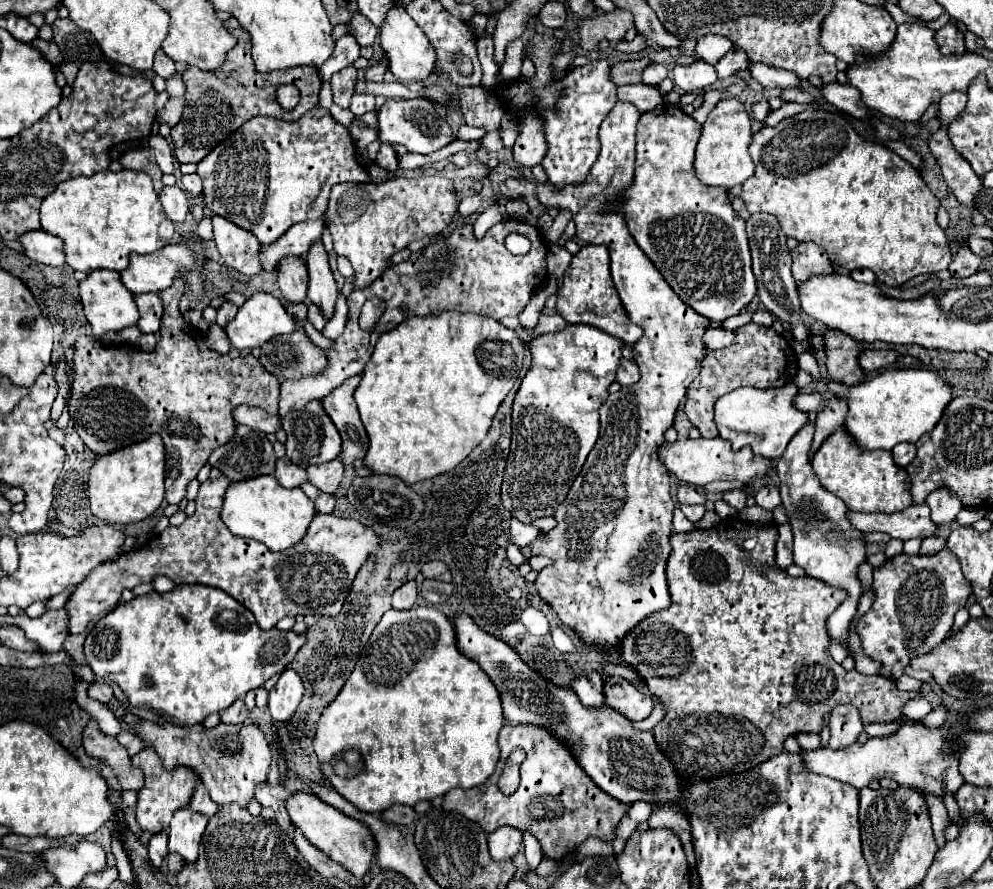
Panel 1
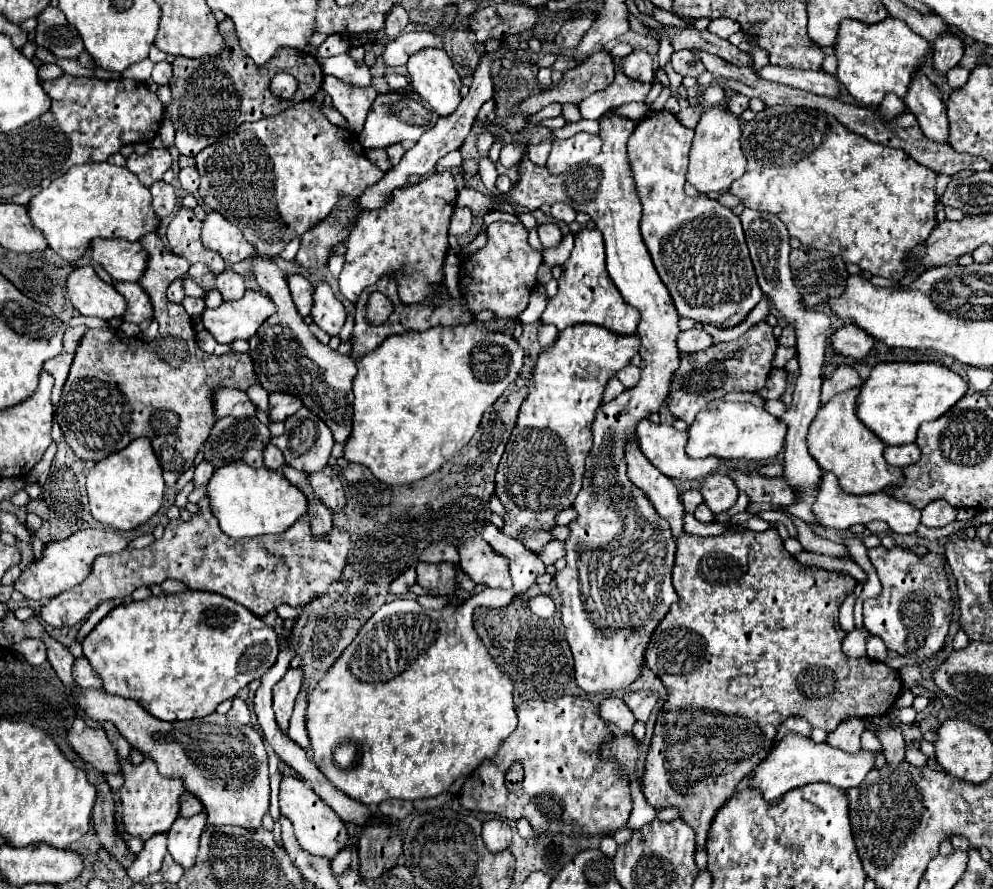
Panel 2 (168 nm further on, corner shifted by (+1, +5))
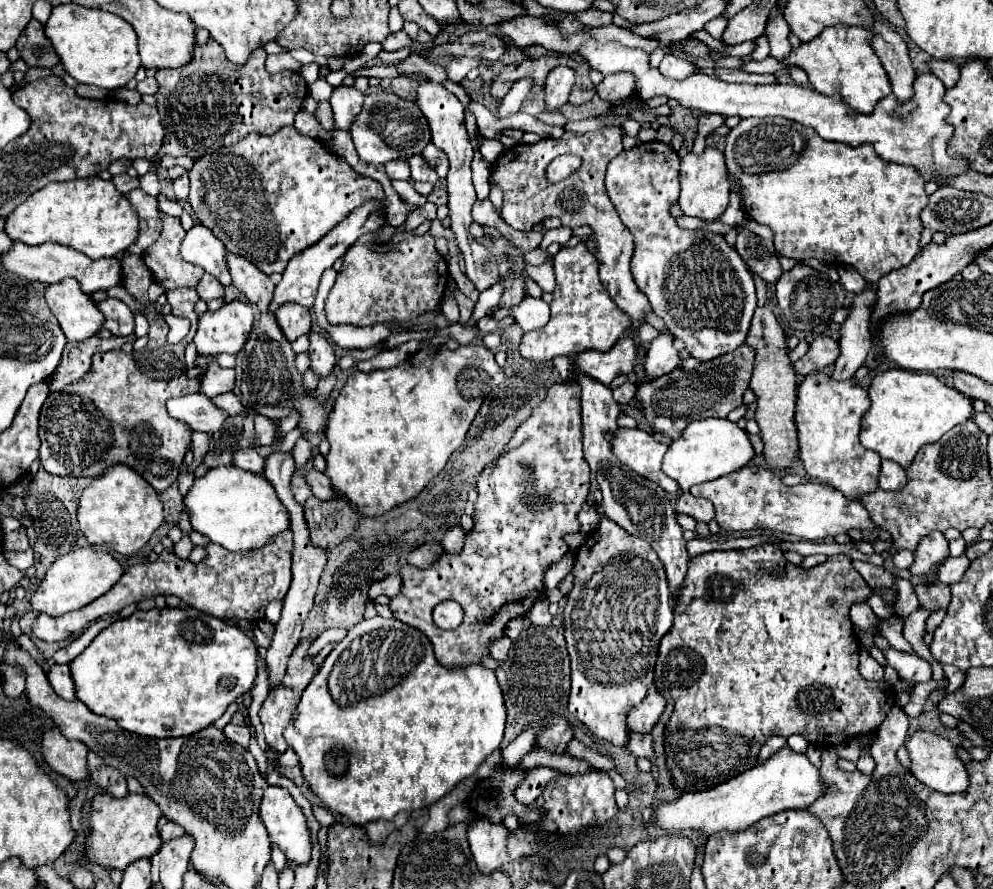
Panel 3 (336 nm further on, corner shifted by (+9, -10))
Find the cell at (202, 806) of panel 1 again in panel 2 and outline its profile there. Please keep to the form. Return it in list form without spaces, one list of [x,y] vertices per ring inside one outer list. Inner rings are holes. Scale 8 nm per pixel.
[[[182,793],[182,805],[180,805],[180,813],[182,813],[182,817],[192,817],[192,815],[196,815],[196,813],[200,813],[200,811],[204,811],[202,809],[202,803],[192,795],[192,793]]]

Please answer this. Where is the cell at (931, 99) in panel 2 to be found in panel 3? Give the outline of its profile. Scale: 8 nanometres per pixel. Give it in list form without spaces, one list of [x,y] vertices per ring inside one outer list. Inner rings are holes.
[[[874,18],[874,24],[870,30],[872,30],[872,40],[870,40],[872,50],[880,58],[890,78],[892,92],[896,94],[900,102],[908,102],[914,94],[912,84],[914,84],[916,74],[910,64],[910,56],[908,56],[904,38],[898,32],[894,32],[888,22],[882,22],[878,18]]]

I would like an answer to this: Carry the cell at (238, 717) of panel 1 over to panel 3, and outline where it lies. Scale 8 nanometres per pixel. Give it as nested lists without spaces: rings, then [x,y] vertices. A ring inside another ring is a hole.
[[[228,724],[228,726],[224,728],[224,734],[226,734],[230,740],[238,742],[240,746],[244,746],[244,748],[248,748],[248,744],[250,744],[250,730],[248,730],[246,726]]]

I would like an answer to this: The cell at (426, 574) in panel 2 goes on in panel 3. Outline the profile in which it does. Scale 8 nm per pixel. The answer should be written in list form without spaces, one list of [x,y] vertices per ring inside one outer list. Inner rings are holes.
[[[622,336],[622,340],[618,340],[618,344],[614,344],[614,348],[610,348],[608,352],[588,350],[588,352],[578,354],[574,378],[572,378],[570,382],[560,382],[560,384],[556,384],[556,386],[550,386],[550,390],[548,390],[548,394],[546,394],[546,400],[544,400],[538,408],[534,408],[532,416],[530,416],[528,420],[524,420],[522,426],[514,432],[512,440],[508,442],[508,450],[496,460],[496,464],[494,464],[492,468],[486,466],[486,468],[482,470],[482,474],[478,476],[478,500],[474,502],[474,514],[472,514],[474,526],[472,526],[472,530],[466,534],[462,552],[460,552],[460,554],[448,554],[448,552],[444,552],[444,554],[442,554],[430,568],[426,568],[426,570],[414,568],[414,566],[410,566],[410,564],[406,564],[406,568],[402,568],[402,572],[400,572],[400,576],[402,576],[400,594],[398,594],[398,596],[392,596],[388,606],[390,606],[390,610],[392,610],[392,614],[394,614],[396,620],[400,620],[400,622],[404,622],[404,624],[408,624],[408,626],[412,626],[412,628],[418,628],[422,634],[428,636],[428,640],[430,640],[432,646],[434,646],[436,660],[438,660],[442,666],[446,666],[446,668],[458,668],[458,666],[460,666],[460,668],[466,668],[466,666],[470,666],[470,664],[474,664],[474,662],[480,664],[484,656],[490,656],[490,644],[496,642],[496,640],[500,640],[500,638],[504,636],[506,624],[508,624],[510,620],[514,620],[514,618],[526,616],[526,614],[530,612],[530,608],[534,606],[534,602],[540,600],[540,598],[546,594],[546,590],[544,590],[544,572],[546,572],[552,564],[556,564],[556,562],[570,550],[570,546],[566,544],[566,536],[580,530],[578,512],[580,512],[580,508],[584,506],[584,502],[586,502],[586,498],[588,498],[588,492],[590,492],[590,468],[588,468],[588,464],[586,464],[586,460],[584,460],[584,456],[582,456],[580,386],[578,386],[576,376],[578,376],[578,374],[586,374],[586,376],[590,376],[590,378],[594,378],[594,380],[604,382],[606,386],[610,386],[610,382],[612,382],[618,374],[630,374],[630,372],[634,370],[634,360],[636,360],[636,356],[638,356],[638,346],[636,346],[636,342],[634,342],[630,336]],[[444,600],[456,600],[456,602],[462,606],[462,610],[464,610],[464,622],[462,622],[456,630],[450,630],[450,632],[438,628],[438,626],[432,622],[432,610],[434,610],[434,606],[440,604],[440,602],[444,602]]]

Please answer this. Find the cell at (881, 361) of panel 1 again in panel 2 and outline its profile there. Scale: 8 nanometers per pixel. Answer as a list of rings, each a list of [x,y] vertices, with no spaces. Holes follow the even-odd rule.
[[[856,325],[840,327],[832,337],[832,349],[840,355],[854,357],[854,359],[866,359],[872,345],[874,345],[874,339],[862,329],[858,329]]]

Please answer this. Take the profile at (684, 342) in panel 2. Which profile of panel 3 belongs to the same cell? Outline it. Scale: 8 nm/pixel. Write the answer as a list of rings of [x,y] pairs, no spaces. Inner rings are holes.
[[[660,334],[658,338],[652,340],[646,360],[644,360],[644,374],[648,380],[654,380],[658,376],[664,376],[678,368],[680,356],[678,350],[672,346],[672,336],[670,334]]]

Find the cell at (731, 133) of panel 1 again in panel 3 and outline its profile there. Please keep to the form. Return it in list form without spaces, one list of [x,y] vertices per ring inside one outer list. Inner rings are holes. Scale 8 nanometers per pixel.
[[[706,148],[702,156],[696,156],[692,152],[686,154],[686,158],[680,164],[680,186],[682,190],[680,190],[678,204],[684,216],[694,216],[704,222],[718,220],[728,208],[728,194],[730,194],[724,154],[714,148]]]

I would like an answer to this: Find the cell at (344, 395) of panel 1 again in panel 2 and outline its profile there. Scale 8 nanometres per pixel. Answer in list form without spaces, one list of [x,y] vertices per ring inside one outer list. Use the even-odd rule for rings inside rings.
[[[256,255],[254,259],[256,281],[276,305],[276,313],[268,317],[258,333],[250,339],[250,357],[254,361],[258,381],[268,393],[280,391],[298,395],[304,407],[308,407],[322,421],[326,421],[326,425],[334,433],[336,443],[346,445],[352,429],[352,377],[358,373],[356,363],[352,357],[340,355],[338,351],[330,349],[330,345],[322,345],[310,333],[298,309],[294,309],[286,275],[278,269],[278,265],[270,259],[264,259],[262,255]]]

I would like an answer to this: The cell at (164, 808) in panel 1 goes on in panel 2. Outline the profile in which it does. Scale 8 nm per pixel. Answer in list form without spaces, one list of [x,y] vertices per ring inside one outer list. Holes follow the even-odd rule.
[[[144,757],[144,761],[140,765],[134,765],[132,761],[122,761],[122,775],[126,779],[124,787],[120,789],[120,799],[122,799],[122,821],[126,825],[126,833],[130,835],[138,835],[144,841],[150,839],[156,833],[166,833],[174,819],[178,817],[178,797],[182,797],[182,793],[186,789],[182,789],[182,781],[178,779],[168,779],[162,777],[156,771],[154,761],[150,761],[150,757]]]

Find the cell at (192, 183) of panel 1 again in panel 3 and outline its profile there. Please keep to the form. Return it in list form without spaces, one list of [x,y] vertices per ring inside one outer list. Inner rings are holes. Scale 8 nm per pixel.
[[[182,174],[180,178],[174,180],[174,192],[176,192],[178,200],[186,200],[188,198],[188,184],[190,184],[188,174]]]

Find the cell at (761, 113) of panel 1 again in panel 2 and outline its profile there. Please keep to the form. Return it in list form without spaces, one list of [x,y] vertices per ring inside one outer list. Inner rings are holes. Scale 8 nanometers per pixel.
[[[732,95],[730,103],[728,103],[728,109],[734,113],[734,115],[742,115],[746,109],[748,109],[748,97],[742,97],[742,95]]]

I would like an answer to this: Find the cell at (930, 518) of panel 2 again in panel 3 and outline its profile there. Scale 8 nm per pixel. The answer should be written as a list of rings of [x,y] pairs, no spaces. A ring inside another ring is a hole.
[[[930,532],[926,538],[918,542],[918,548],[914,552],[914,562],[908,568],[912,576],[924,576],[926,582],[934,582],[938,572],[930,572],[934,566],[946,562],[950,556],[948,542],[942,532]]]

